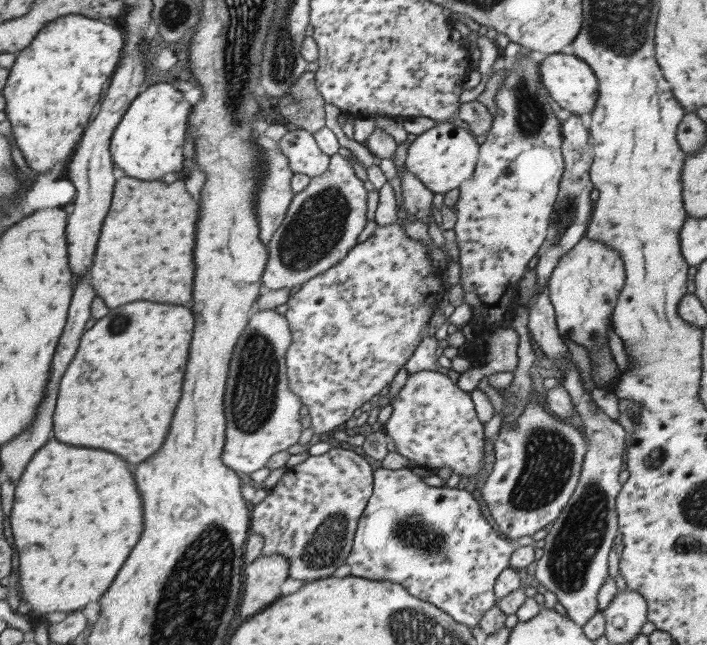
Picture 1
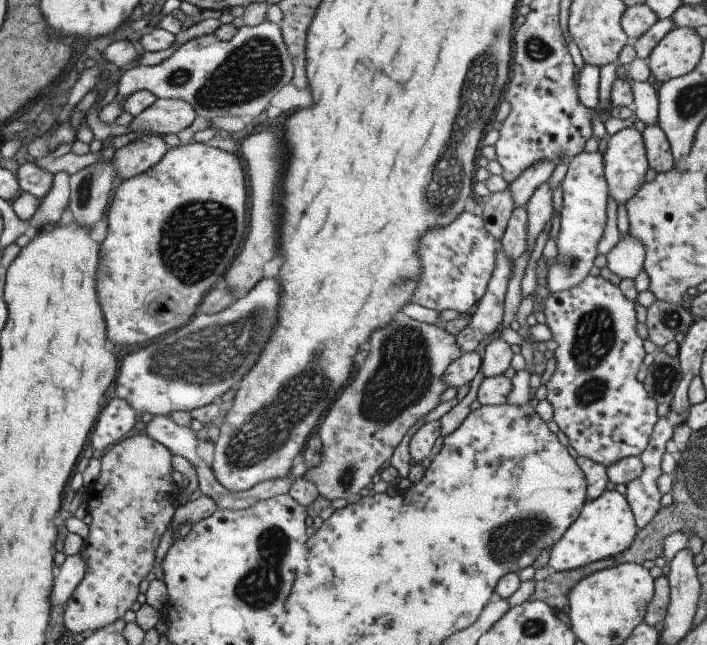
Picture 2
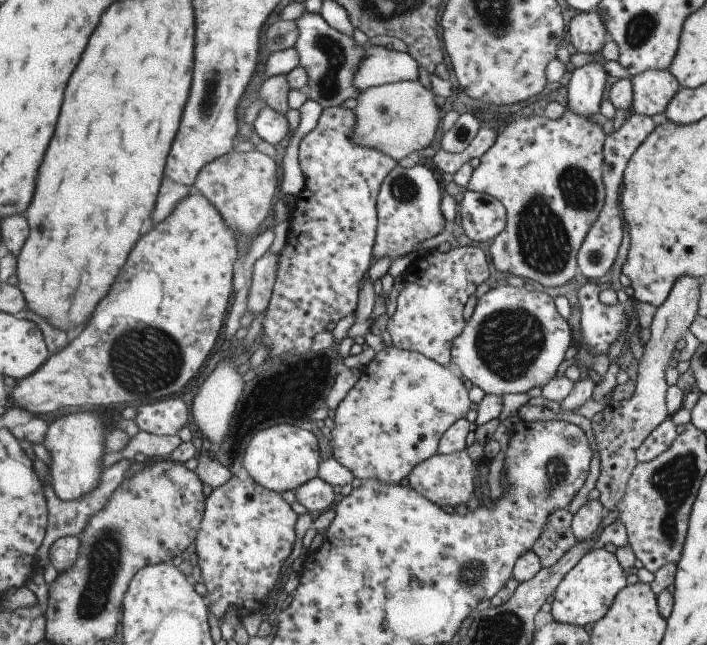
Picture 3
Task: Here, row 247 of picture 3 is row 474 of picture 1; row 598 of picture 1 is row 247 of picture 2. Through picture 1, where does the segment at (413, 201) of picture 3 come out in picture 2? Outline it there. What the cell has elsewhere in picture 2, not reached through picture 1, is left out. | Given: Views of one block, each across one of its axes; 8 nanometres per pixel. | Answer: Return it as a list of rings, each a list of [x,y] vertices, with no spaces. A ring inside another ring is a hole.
[[[466,211],[458,215],[452,224],[431,229],[419,243],[423,271],[411,302],[439,312],[449,308],[459,313],[472,313],[477,302],[486,294],[495,269],[497,248],[498,244],[485,229],[484,221]]]

